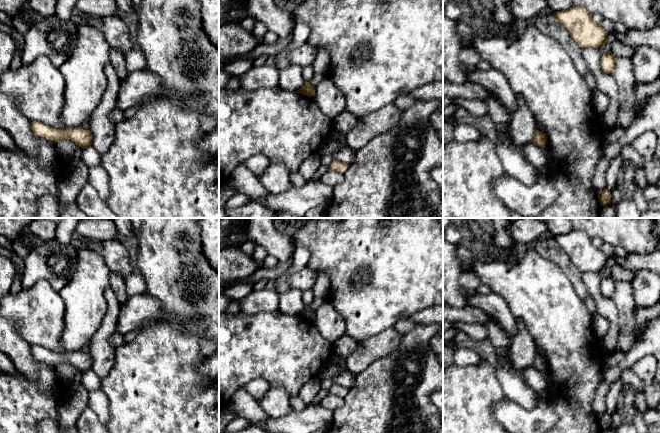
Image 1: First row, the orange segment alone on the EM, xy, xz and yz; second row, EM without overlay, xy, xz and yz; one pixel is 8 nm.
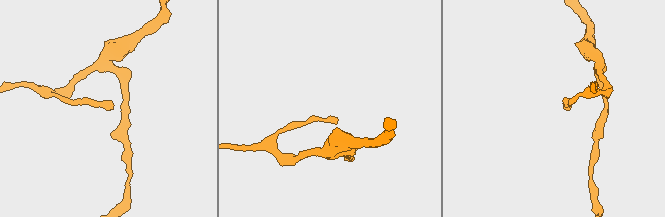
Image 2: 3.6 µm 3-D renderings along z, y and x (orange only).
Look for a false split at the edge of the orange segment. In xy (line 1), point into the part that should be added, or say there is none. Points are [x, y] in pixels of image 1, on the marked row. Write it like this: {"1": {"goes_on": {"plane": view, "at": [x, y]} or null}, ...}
{"1": {"goes_on": null}}

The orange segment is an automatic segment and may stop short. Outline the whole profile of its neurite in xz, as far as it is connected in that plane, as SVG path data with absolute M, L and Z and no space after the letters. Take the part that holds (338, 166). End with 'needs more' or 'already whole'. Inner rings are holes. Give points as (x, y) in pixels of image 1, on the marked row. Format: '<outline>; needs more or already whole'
M337 160L331 162L331 164L329 165L329 170L337 171L337 172L340 172L342 174L344 174L344 172L348 168L349 168L348 163L343 163L343 162L337 161Z; already whole

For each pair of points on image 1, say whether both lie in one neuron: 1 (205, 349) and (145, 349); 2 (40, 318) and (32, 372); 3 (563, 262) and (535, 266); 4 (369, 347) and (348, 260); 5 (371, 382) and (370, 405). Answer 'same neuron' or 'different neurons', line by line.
1: different neurons
2: different neurons
3: different neurons
4: different neurons
5: same neuron

